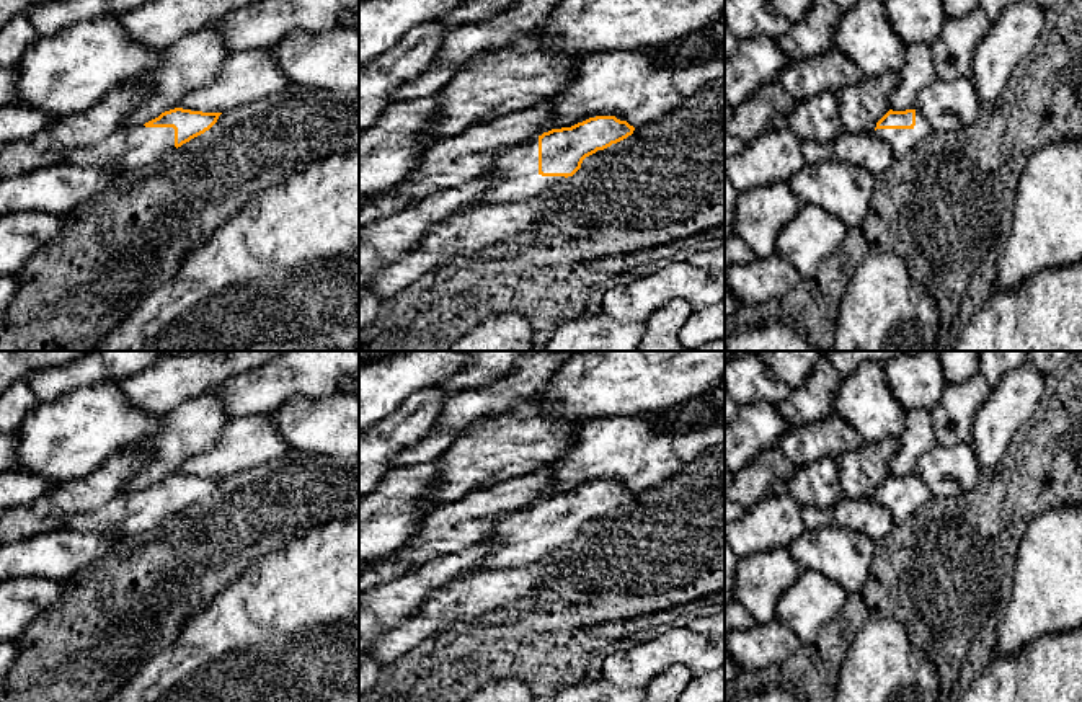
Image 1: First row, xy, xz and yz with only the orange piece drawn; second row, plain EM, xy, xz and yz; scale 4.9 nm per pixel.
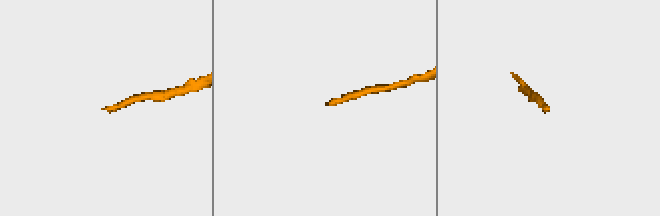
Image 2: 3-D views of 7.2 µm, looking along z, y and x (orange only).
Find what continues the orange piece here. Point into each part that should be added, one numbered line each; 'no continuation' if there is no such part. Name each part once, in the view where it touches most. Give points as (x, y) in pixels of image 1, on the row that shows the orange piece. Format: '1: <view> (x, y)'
1: xz (514, 170)

